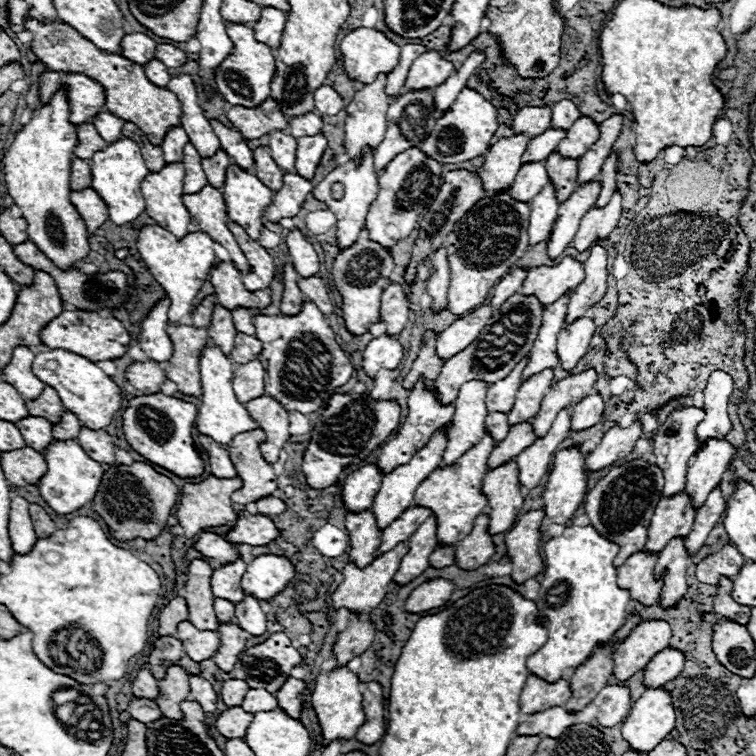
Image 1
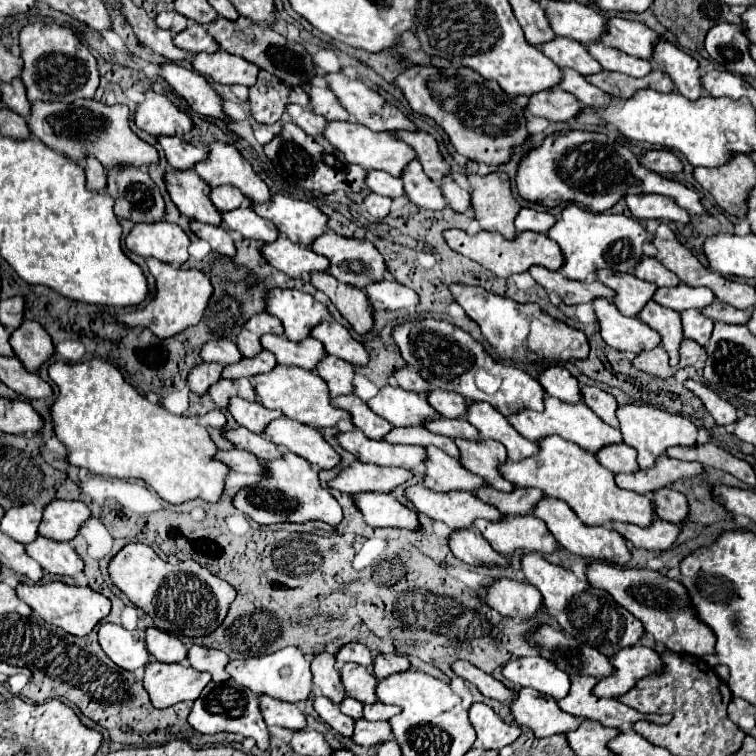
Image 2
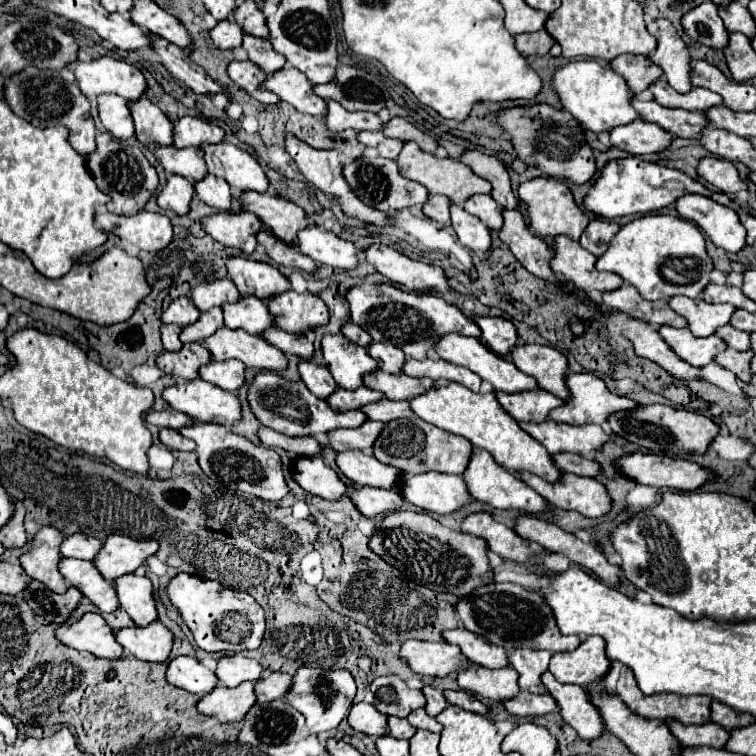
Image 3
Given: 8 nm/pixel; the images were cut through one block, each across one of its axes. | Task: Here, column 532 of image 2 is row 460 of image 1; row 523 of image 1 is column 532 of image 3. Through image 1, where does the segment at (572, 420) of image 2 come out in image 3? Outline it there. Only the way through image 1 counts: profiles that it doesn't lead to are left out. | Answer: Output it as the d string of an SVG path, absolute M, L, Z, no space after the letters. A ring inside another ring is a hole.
M448 334L442 336L436 342L436 352L440 354L440 358L456 364L456 366L464 366L468 370L472 370L474 374L478 374L480 378L488 380L496 392L506 392L506 394L518 394L518 392L526 392L526 390L540 390L540 386L536 386L538 382L520 372L510 360L504 360L502 356L490 352L486 346L482 346L482 342L478 338L468 338L468 336L460 336L460 334Z

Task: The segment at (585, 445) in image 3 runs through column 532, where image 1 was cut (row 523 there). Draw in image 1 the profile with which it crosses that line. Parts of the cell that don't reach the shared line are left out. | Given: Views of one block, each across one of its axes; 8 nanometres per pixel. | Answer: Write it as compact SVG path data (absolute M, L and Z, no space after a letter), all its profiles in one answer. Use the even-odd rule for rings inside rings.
M432 514L410 538L408 538L408 554L402 558L398 572L394 574L394 580L398 584L408 584L412 578L420 576L426 566L428 566L428 558L434 552L438 540L436 540L436 514Z

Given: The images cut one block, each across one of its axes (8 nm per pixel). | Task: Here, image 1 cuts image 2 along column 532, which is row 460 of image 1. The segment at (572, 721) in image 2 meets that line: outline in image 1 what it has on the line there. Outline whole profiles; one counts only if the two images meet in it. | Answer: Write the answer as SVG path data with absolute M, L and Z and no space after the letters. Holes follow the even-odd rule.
M716 438L702 444L690 458L684 490L694 500L694 508L700 508L706 502L708 494L720 484L734 456L736 448L730 442Z

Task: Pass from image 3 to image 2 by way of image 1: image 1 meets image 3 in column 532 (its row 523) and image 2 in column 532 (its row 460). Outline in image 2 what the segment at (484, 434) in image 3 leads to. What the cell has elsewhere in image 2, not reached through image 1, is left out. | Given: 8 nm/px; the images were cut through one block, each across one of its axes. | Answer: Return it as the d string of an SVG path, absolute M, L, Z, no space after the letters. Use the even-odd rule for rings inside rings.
M556 434L554 436L546 436L542 438L542 442L538 444L540 446L540 452L534 456L534 458L524 458L522 462L504 462L502 466L498 466L498 472L508 480L512 482L514 486L532 486L532 488L540 488L546 496L552 496L552 498L558 498L558 500L564 500L572 510L574 514L588 526L602 526L602 524L608 524L612 520L616 522L630 522L630 524L636 524L636 526L650 526L652 520L654 520L654 508L652 508L652 500L650 496L640 496L640 494L634 494L634 492L628 492L628 490L622 490L616 486L614 482L614 474L610 474L610 470L606 470L594 454L582 450L578 444L574 442L566 442L564 438L558 438Z

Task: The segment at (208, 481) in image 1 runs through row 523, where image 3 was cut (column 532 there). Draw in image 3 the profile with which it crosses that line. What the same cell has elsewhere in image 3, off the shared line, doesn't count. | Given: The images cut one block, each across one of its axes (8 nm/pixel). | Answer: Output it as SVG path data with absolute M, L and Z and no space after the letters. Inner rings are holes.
M534 178L528 182L522 182L518 186L518 200L524 204L528 218L530 218L530 230L538 236L570 236L574 240L580 238L582 230L588 224L588 216L584 216L584 212L574 204L572 192L568 190L568 186L564 182L558 182L556 178Z

